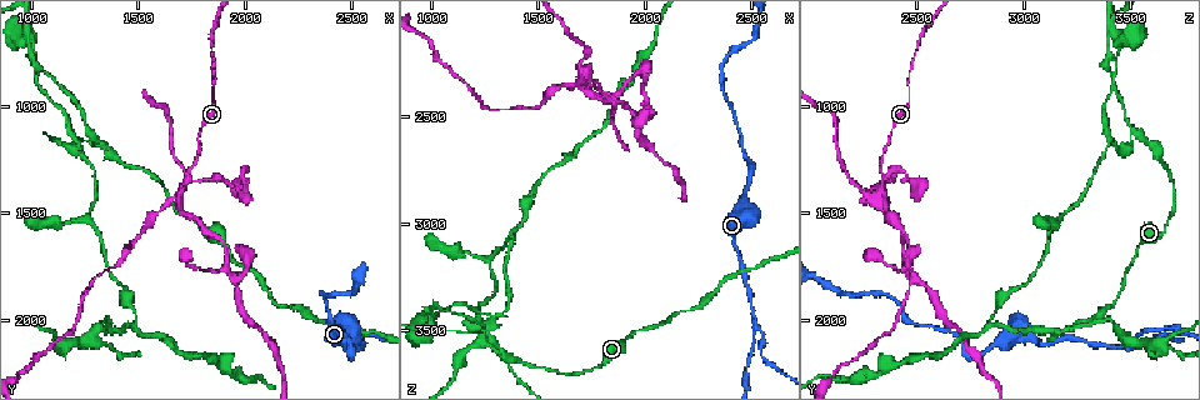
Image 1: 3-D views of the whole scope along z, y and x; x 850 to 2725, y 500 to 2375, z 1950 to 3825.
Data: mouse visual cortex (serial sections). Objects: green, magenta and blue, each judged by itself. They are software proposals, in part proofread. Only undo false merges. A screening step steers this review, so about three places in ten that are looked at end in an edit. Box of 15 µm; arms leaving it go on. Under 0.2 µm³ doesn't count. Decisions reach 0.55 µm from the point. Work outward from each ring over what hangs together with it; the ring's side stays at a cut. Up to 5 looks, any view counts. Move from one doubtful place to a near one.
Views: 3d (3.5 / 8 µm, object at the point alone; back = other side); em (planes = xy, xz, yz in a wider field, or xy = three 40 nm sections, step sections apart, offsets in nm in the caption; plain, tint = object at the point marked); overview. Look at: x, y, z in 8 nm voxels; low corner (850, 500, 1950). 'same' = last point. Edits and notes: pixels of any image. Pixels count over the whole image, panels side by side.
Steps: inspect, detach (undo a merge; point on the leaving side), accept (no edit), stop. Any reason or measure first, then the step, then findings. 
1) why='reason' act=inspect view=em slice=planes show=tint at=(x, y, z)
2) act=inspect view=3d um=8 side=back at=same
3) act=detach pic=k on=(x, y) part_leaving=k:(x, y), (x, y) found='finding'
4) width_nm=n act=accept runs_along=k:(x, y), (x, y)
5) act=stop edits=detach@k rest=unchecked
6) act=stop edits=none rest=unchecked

why='sharp bend' act=inspect view=3d um=3.5 at=(1720, 1370, 2340)

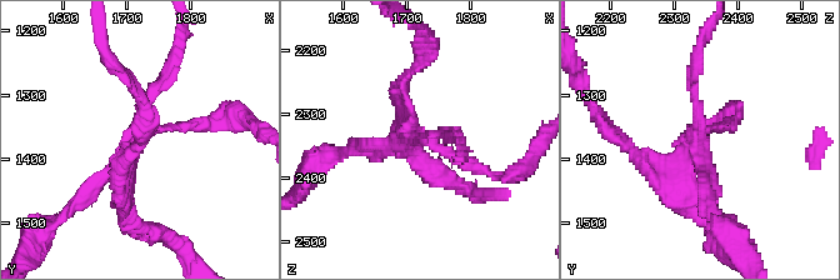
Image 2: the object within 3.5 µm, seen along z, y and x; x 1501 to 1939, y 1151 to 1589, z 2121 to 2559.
why='shape alone is not enough' act=inspect view=em slice=xy step=2 show=tint at=(1710, 1375, 2335)

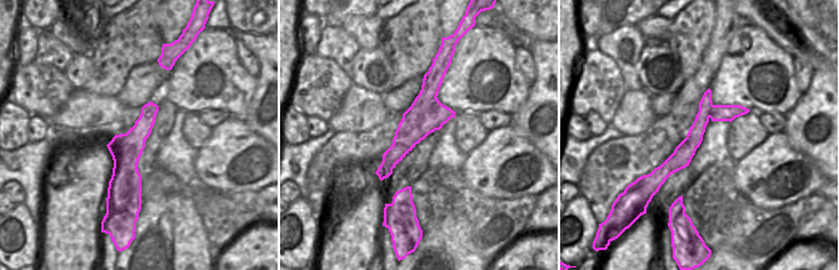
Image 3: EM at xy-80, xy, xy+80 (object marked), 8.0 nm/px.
act=detach pic=2 on=(395, 88) part_leaving=2:(141, 126), (123, 199), (138, 226) found='a second cell is stuck on'

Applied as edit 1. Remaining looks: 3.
why='redraw' act=inspect view=overview

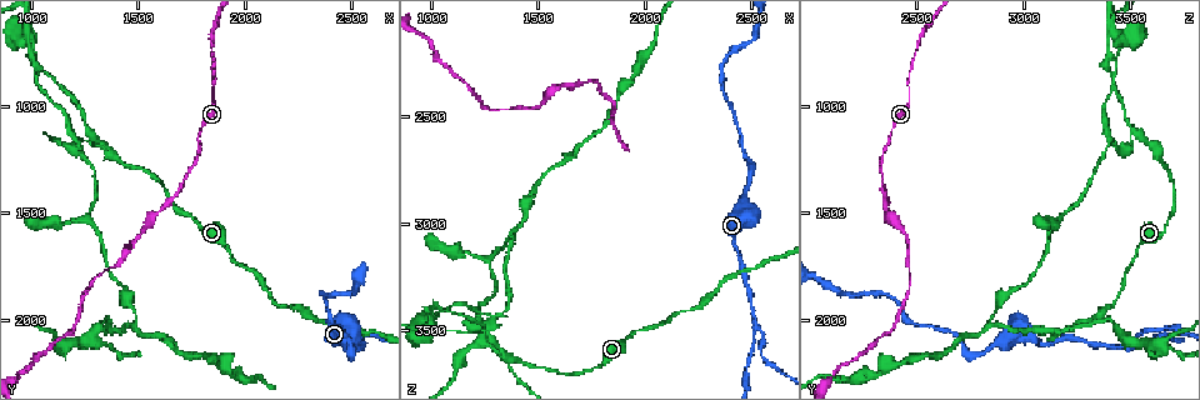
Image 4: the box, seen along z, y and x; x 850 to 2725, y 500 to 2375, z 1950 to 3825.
why='abrupt turn' act=inspect view=3d um=3.5 at=(2500, 2160, 2730)

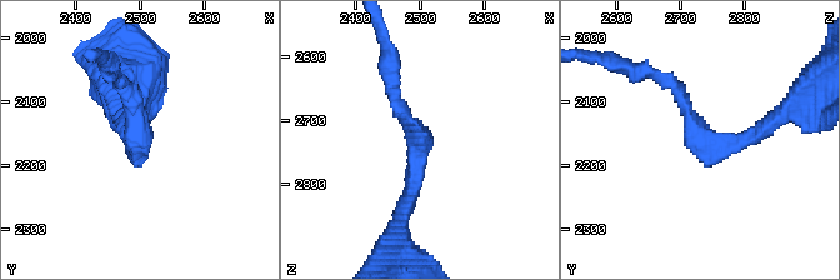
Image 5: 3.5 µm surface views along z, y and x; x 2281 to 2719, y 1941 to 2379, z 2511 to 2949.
arm_widths_nm=150,200 why='now the EM' act=inspect view=em slice=planes show=tint at=(2500, 2155, 2730)

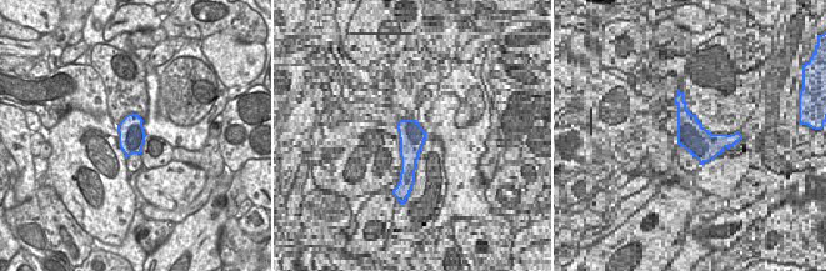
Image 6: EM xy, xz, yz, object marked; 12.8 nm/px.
act=accept runs_along=5:(775, 120), (708, 143), (656, 74) found='continuous, no second cell'

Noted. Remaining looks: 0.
act=stop edits=detach@2 rest=unchecked

